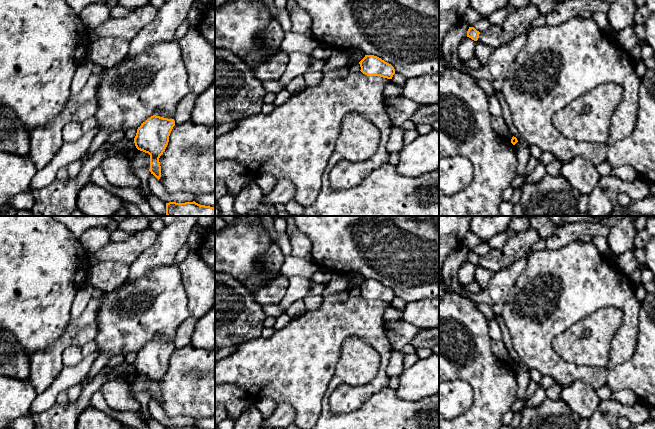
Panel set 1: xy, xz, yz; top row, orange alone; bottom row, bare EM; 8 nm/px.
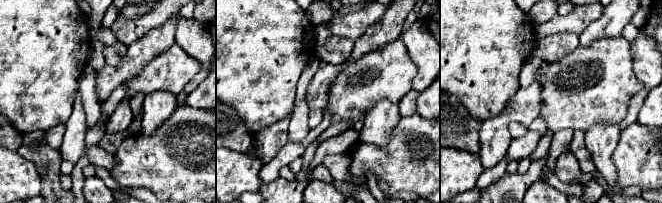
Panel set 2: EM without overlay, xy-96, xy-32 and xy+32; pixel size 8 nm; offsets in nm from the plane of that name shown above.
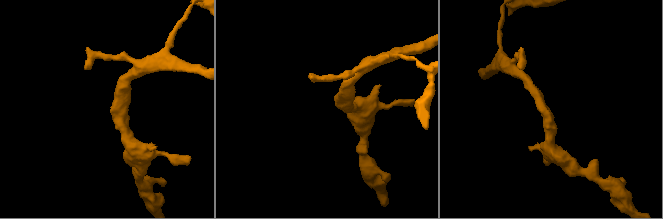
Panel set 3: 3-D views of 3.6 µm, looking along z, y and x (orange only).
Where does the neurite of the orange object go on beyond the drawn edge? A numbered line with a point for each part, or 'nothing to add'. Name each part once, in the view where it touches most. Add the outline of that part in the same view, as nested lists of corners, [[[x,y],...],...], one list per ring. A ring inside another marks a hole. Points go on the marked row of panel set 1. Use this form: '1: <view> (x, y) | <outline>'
nothing to add

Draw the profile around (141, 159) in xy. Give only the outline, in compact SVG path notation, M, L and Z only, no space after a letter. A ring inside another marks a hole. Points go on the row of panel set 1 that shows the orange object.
M136 149L134 157L129 161L130 172L134 174L134 171L138 168L150 169L150 155L143 151Z

